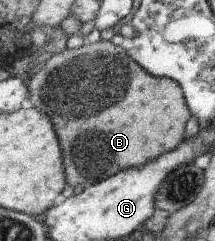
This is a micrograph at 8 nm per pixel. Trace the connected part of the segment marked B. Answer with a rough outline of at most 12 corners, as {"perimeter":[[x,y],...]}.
{"perimeter":[[105,39],[27,81],[69,186],[185,141],[184,89]]}

